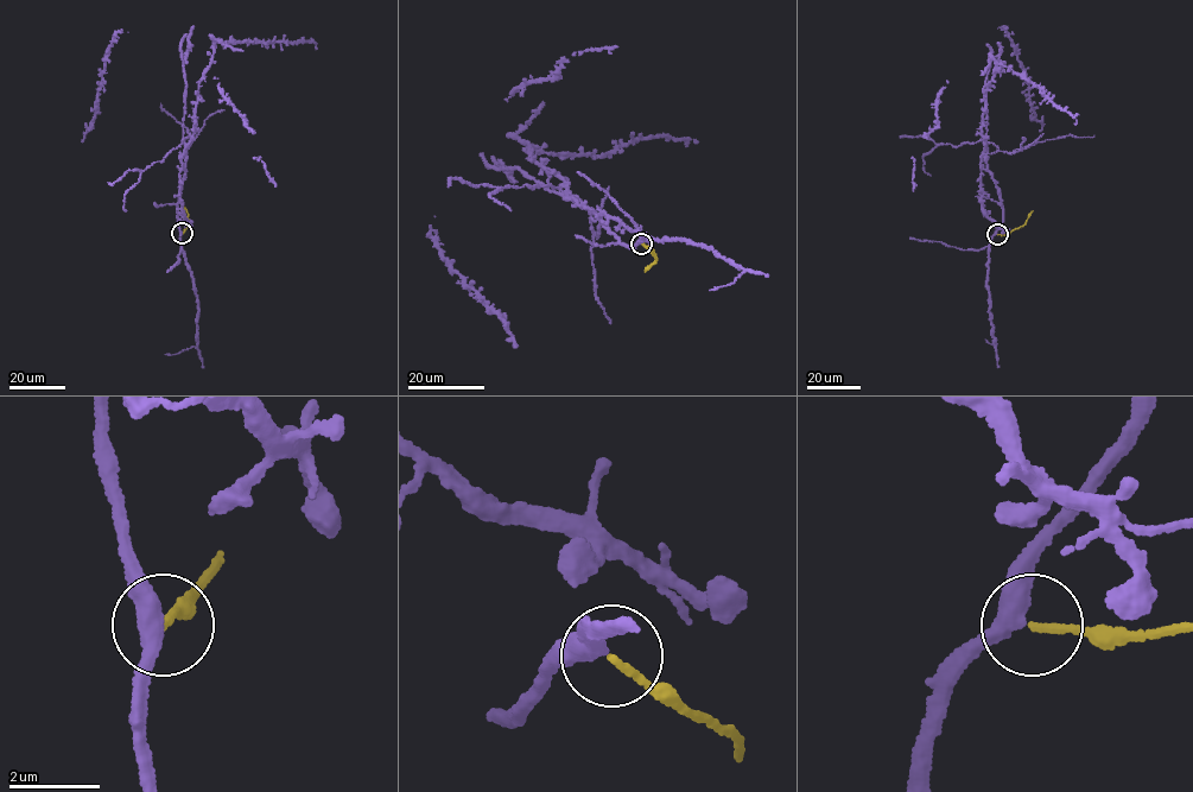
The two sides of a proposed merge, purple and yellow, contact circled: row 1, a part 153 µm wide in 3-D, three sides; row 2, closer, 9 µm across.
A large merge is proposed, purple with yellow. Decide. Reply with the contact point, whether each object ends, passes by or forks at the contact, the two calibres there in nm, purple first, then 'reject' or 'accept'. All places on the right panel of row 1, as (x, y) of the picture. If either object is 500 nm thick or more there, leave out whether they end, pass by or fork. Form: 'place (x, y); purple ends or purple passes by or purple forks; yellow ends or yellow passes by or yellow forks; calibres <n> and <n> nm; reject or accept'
place (997, 234); purple passes by; yellow ends; calibres 400 and 150 nm; accept

